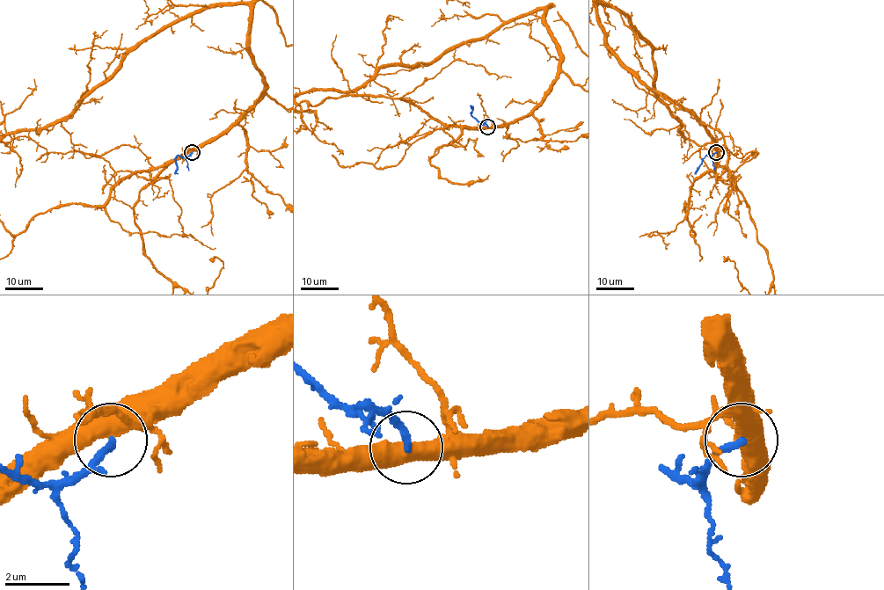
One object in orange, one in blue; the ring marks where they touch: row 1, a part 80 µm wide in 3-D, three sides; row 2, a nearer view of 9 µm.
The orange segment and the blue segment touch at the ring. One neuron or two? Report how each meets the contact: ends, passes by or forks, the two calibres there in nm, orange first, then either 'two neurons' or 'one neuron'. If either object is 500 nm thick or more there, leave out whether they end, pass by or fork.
500/220 nm | two neurons

